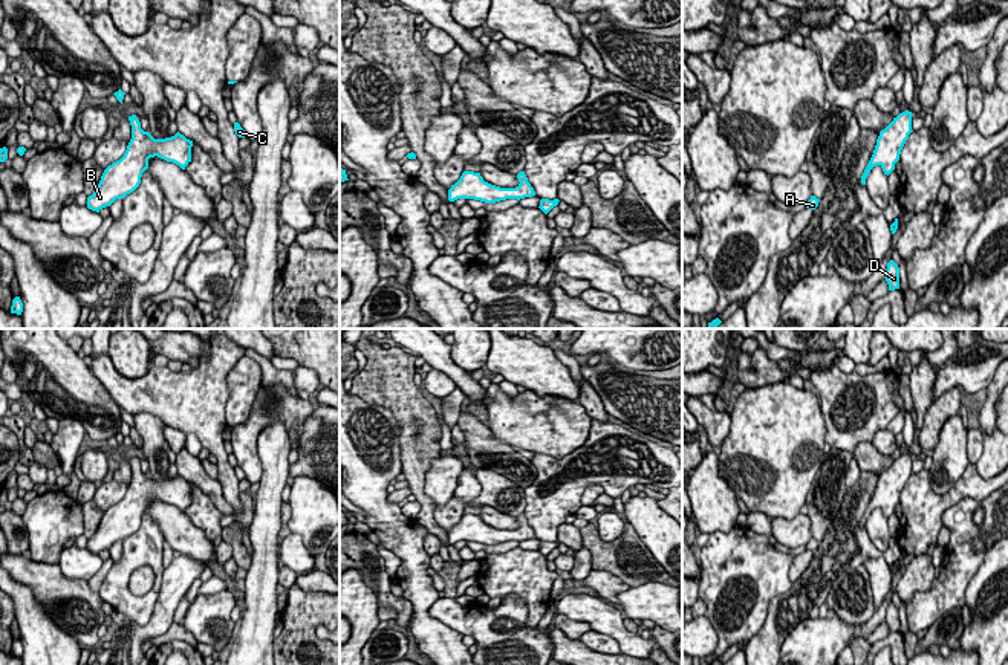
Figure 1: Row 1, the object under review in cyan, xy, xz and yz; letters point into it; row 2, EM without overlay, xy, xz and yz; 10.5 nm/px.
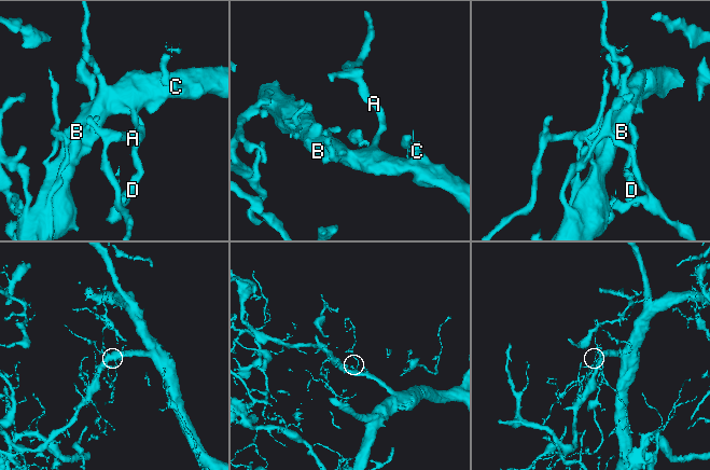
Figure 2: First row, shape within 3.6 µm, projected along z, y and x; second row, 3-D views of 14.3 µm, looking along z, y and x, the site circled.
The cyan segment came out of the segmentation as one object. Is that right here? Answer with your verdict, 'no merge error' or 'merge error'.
merge error

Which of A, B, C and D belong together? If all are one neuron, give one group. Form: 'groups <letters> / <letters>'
groups A B C / D

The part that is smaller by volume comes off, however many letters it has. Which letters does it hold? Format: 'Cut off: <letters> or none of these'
Cut off: D

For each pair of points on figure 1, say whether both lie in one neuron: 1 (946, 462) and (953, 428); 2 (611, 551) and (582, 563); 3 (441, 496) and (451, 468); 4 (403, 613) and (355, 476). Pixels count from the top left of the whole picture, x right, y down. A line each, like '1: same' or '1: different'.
1: same
2: different
3: same
4: different

